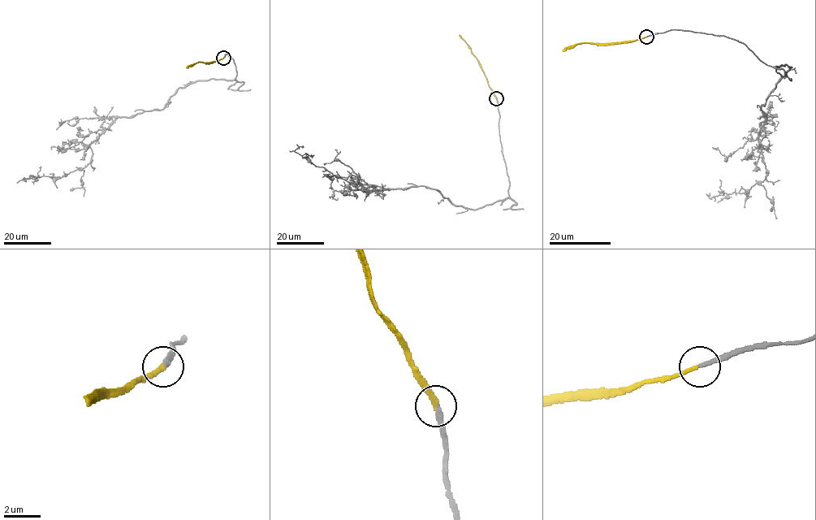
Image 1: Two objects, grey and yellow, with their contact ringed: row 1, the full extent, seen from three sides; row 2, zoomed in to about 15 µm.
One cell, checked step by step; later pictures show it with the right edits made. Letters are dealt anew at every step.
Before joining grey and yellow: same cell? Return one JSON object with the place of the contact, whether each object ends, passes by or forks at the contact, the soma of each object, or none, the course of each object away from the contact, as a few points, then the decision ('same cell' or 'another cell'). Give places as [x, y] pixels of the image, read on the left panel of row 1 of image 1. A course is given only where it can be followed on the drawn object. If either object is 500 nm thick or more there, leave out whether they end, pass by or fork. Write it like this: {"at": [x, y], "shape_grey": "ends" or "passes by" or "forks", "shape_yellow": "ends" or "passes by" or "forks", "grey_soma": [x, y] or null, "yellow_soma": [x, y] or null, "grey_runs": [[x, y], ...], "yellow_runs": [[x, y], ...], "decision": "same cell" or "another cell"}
{"at": [223, 58], "shape_grey": "ends", "shape_yellow": "ends", "grey_soma": null, "yellow_soma": null, "grey_runs": [[223, 58], [236, 80], [179, 87], [161, 110], [117, 117], [83, 168], [22, 179], [30, 176]], "yellow_runs": [[223, 58], [214, 62], [199, 62], [186, 67]], "decision": "same cell"}

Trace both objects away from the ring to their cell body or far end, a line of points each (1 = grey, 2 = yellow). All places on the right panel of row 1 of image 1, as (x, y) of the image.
1: (646, 36), (723, 35), (766, 64), (791, 67), (760, 107), (765, 179), (745, 193), (710, 192)
2: (646, 36), (619, 42), (580, 43), (563, 50)

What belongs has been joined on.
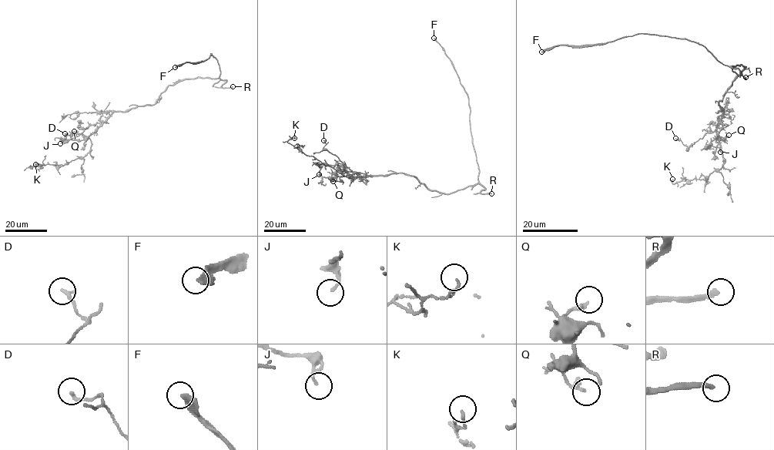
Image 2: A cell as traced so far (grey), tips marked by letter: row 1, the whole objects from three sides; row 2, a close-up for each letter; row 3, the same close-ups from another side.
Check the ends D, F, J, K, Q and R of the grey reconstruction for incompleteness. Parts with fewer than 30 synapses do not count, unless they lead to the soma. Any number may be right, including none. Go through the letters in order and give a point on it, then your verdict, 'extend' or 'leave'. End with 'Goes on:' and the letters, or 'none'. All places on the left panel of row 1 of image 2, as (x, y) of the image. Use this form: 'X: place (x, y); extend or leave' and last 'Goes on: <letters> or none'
D: place (65, 133); leave
F: place (175, 67); extend
J: place (60, 143); leave
K: place (35, 164); leave
Q: place (74, 131); leave
R: place (232, 86); extend
Goes on: F, R

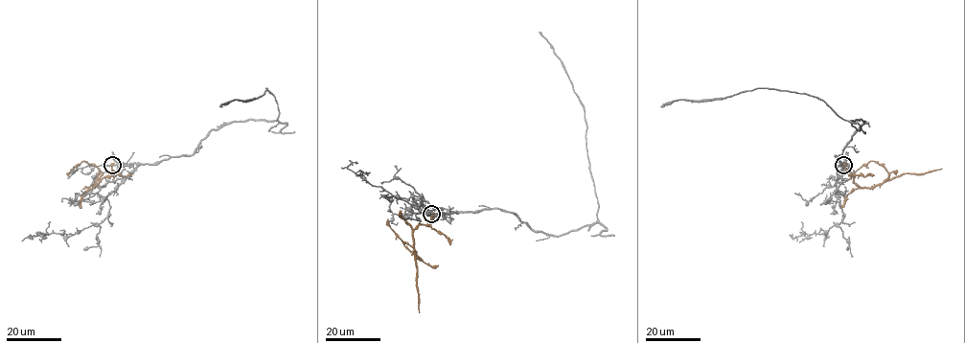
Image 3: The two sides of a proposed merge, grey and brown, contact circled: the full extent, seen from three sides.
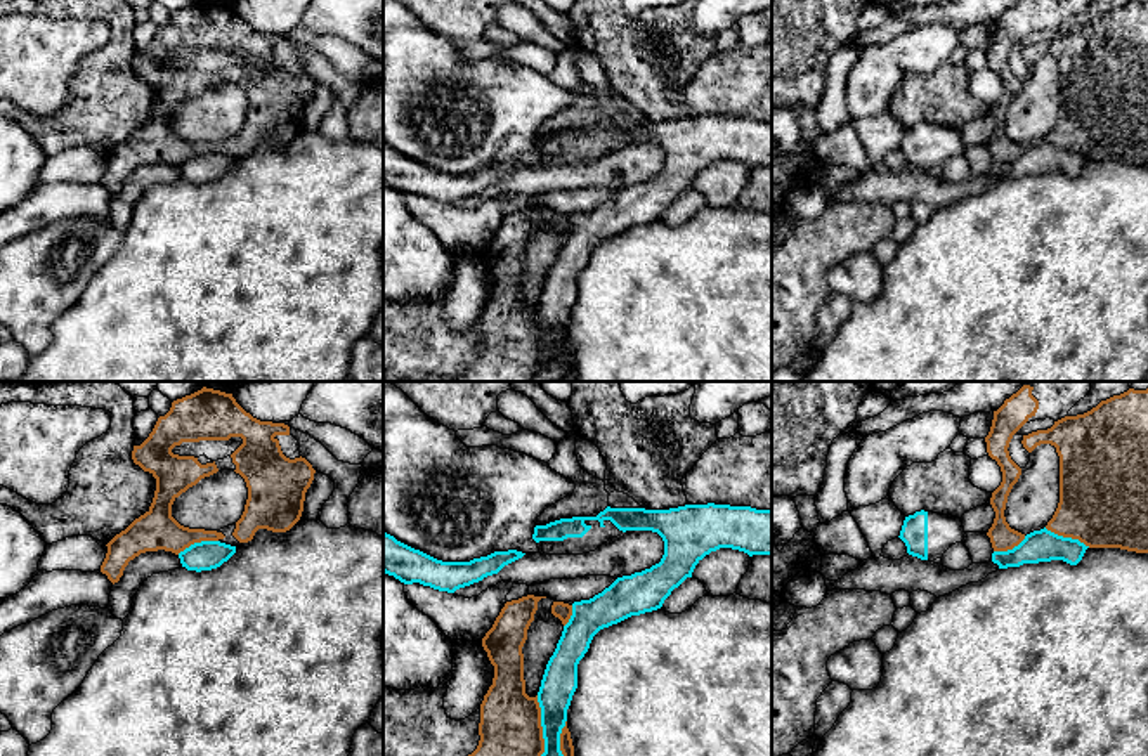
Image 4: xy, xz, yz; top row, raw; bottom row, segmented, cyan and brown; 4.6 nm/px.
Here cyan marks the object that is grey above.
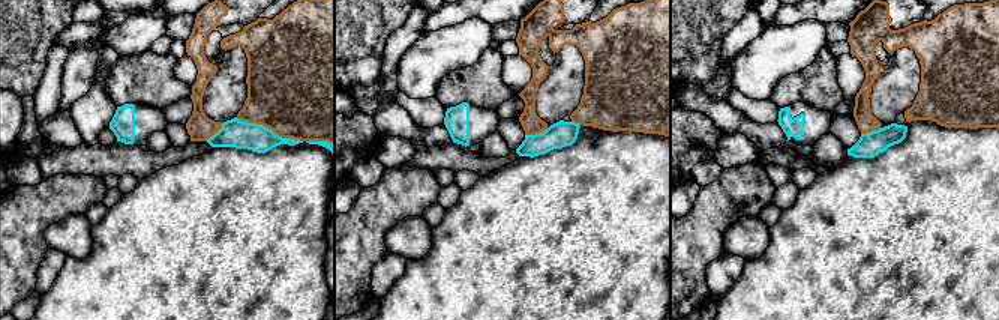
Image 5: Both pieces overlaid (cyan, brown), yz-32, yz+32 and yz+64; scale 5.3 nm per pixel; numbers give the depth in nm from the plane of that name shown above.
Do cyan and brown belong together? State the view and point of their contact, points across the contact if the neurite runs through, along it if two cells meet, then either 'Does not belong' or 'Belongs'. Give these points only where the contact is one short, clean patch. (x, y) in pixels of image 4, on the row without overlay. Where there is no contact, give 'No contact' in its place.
Touches cyan at xz (543, 344). Does not belong

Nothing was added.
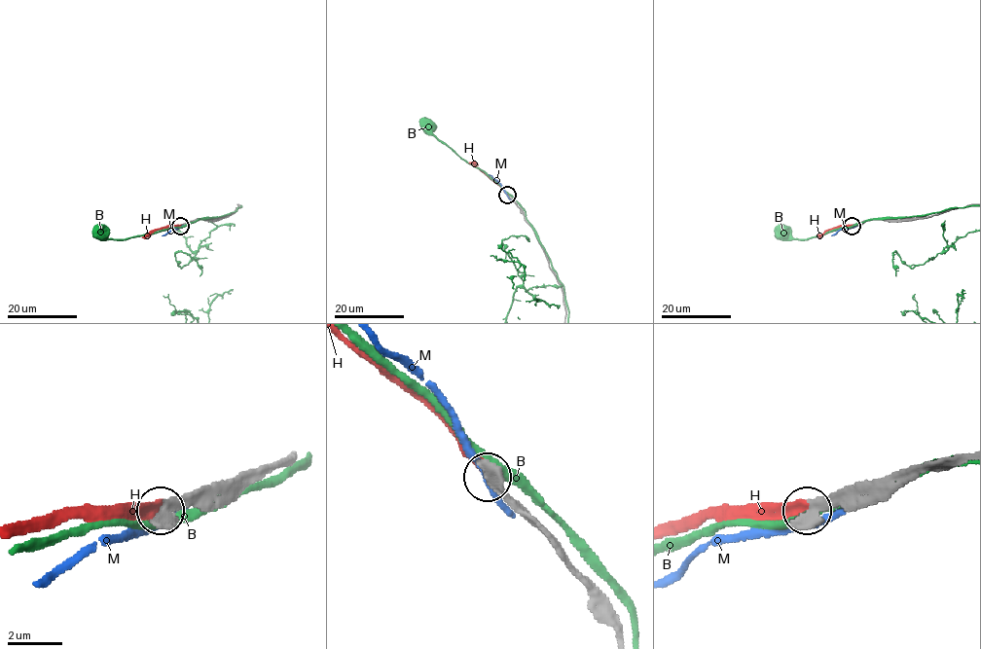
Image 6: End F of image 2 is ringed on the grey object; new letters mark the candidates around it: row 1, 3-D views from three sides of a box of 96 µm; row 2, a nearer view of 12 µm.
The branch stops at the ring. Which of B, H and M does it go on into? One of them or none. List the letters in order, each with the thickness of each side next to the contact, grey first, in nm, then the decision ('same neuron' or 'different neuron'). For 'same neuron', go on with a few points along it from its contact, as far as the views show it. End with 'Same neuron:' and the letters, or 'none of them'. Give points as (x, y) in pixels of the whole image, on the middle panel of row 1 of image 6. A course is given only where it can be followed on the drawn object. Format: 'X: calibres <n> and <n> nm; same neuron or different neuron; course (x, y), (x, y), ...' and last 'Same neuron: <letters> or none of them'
B: calibres 360 and 300 nm; different neuron
H: calibres 400 and 360 nm; same neuron; course (507, 195), (469, 162)
M: calibres 440 and 220 nm; different neuron
Same neuron: H

